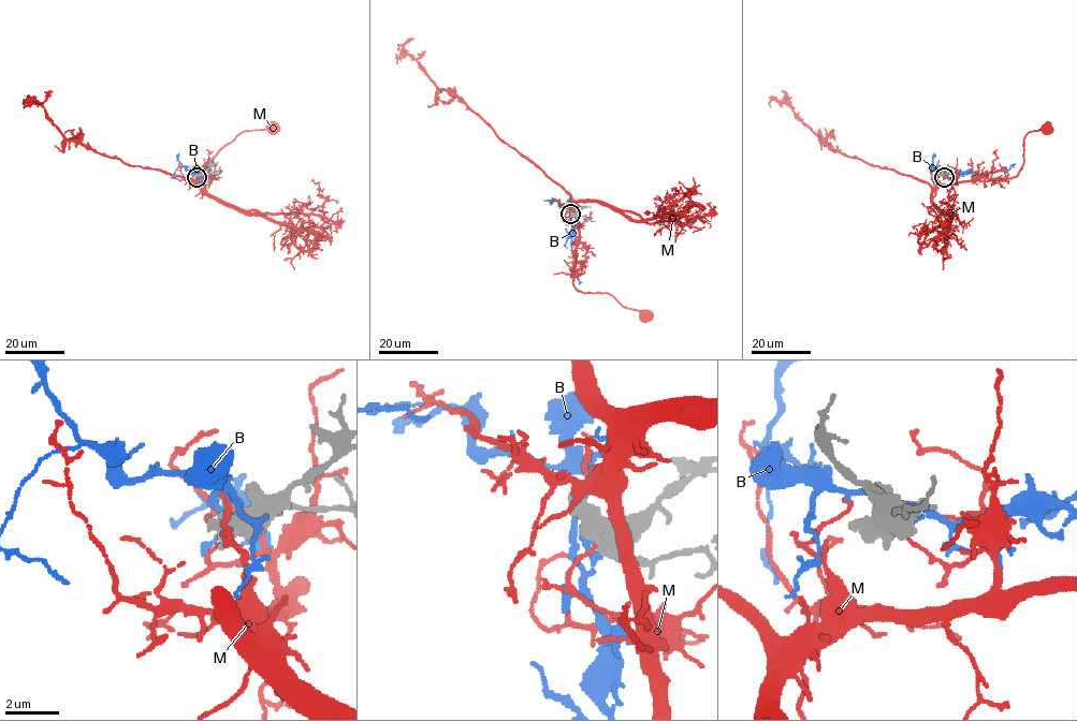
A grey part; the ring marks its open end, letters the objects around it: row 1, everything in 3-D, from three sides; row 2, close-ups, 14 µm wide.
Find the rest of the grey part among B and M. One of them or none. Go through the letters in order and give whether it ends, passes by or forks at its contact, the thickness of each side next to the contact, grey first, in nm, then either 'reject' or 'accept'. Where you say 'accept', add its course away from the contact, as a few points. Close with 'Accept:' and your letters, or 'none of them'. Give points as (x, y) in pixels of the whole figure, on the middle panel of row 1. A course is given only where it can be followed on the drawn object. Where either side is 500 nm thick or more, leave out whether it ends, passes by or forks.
B: calibres 600 and 240 nm; reject
M: calibres 900 and 110 nm; reject
Accept: none of them

